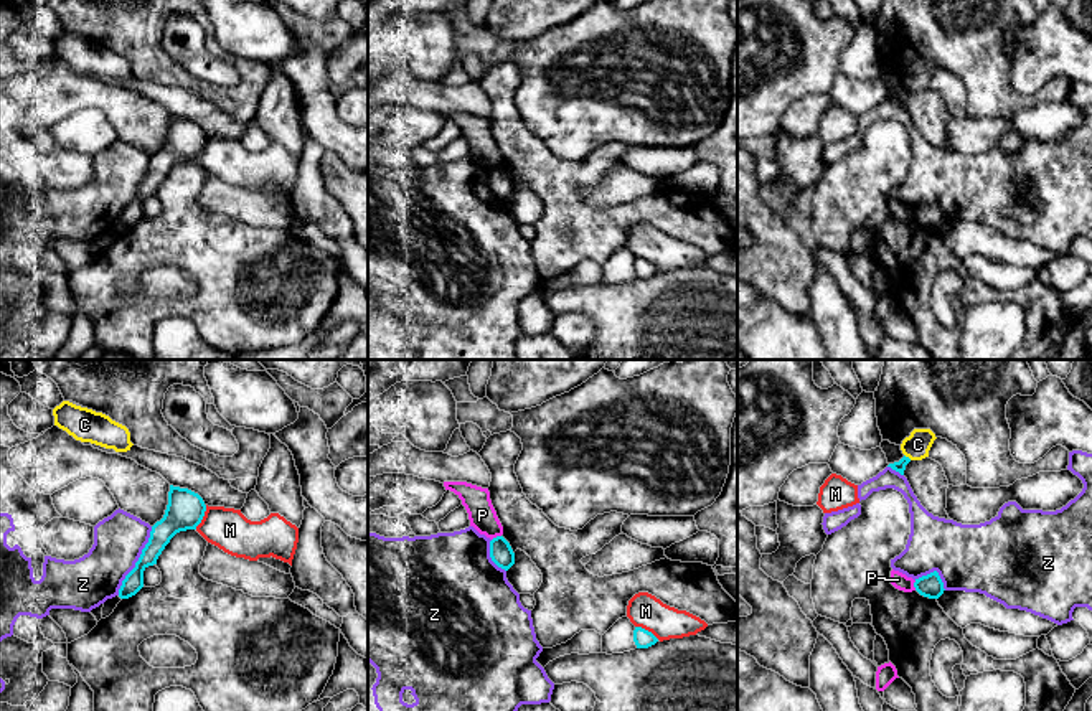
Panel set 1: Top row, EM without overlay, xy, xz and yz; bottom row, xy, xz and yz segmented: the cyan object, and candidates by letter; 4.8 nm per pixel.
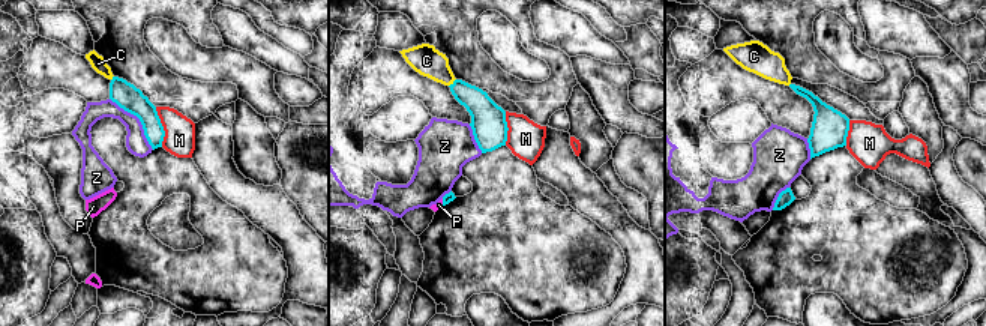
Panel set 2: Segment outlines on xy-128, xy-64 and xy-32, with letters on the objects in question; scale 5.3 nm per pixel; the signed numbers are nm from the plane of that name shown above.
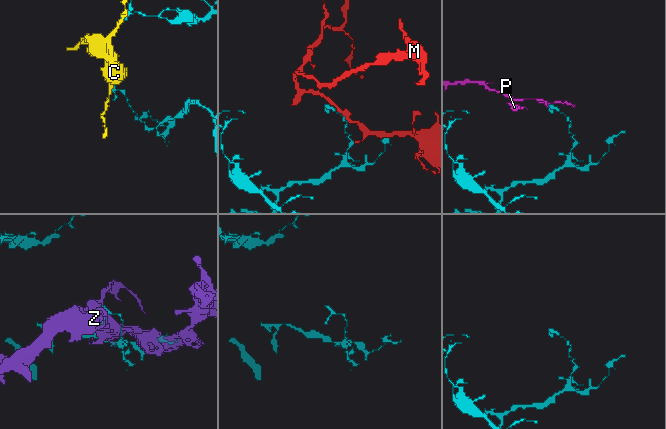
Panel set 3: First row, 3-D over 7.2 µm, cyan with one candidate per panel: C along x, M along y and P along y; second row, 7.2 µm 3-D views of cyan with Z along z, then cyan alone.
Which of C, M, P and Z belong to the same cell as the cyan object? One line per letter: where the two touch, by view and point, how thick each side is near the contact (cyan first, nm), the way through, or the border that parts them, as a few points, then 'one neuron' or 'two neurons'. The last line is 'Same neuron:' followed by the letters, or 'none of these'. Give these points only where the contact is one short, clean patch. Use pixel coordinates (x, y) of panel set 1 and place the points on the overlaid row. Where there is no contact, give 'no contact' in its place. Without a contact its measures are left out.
C: yz (908, 457) | 50/120 nm | two neurons
M: xy (203, 515) | 190/200 nm | two neurons
P: xz (497, 536) | 110/140 nm | along xz (500, 535), (492, 540) | two neurons
Z: xy (137, 561) | 110/240 nm | two neurons
Same neuron: none of these

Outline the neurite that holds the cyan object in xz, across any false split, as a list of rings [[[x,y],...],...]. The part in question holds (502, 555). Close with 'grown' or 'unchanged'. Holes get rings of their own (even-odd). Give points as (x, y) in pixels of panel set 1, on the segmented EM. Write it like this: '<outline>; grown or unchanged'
[[[497,536],[490,541],[490,558],[498,567],[505,571],[515,564],[515,553],[503,536]]]; unchanged

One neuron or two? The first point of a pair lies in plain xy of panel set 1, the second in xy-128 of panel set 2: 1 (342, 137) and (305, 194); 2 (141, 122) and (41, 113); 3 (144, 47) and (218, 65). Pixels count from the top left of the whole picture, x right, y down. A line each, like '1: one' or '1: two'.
1: two
2: two
3: two

